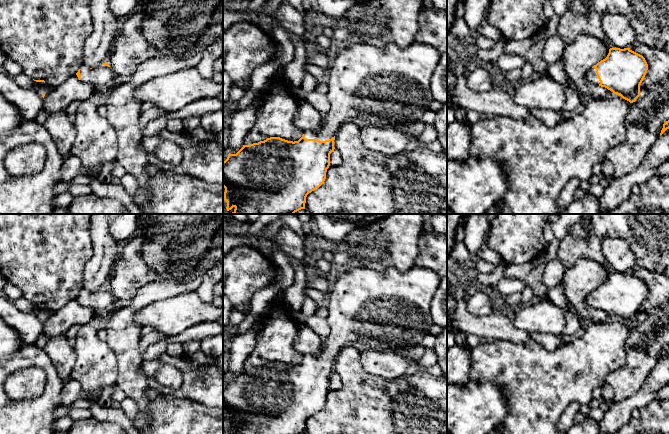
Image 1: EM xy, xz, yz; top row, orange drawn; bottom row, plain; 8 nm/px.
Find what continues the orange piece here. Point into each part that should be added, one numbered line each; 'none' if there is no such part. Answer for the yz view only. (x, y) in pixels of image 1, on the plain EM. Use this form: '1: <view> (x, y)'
1: yz (591, 299)

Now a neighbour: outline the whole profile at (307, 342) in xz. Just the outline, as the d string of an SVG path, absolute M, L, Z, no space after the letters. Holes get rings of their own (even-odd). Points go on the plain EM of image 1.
M308 326L300 328L294 341L294 348L302 355L318 356L324 347L323 338L315 334Z

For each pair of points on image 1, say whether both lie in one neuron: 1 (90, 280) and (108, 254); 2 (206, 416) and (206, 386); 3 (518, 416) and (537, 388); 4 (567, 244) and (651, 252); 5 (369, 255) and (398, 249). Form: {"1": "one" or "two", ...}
{"1": "one", "2": "two", "3": "one", "4": "one", "5": "one"}

